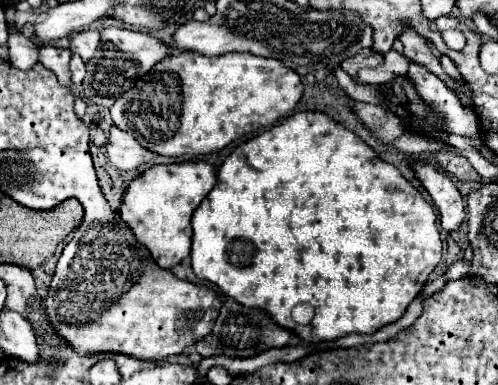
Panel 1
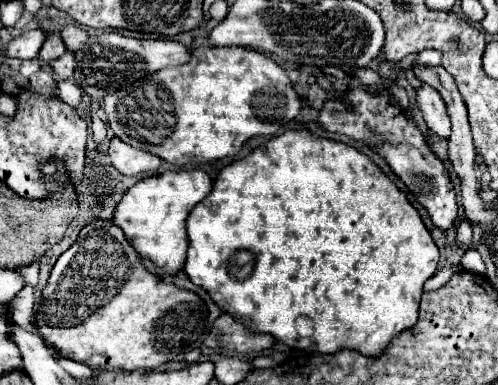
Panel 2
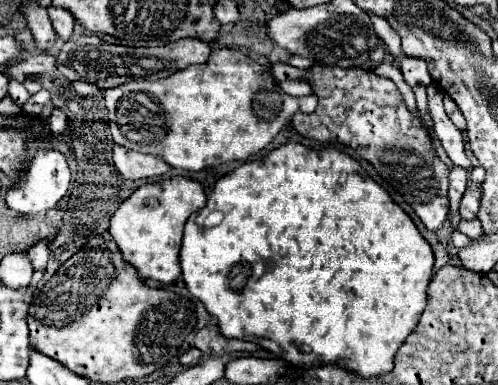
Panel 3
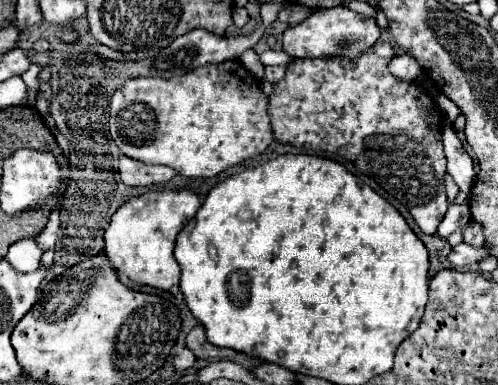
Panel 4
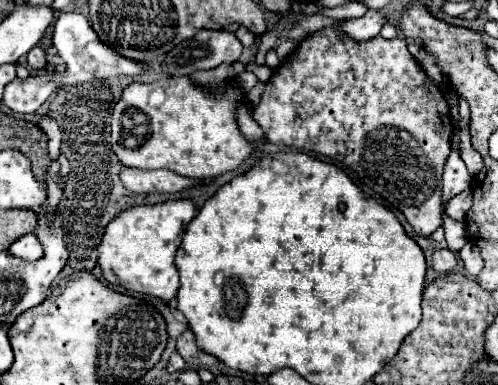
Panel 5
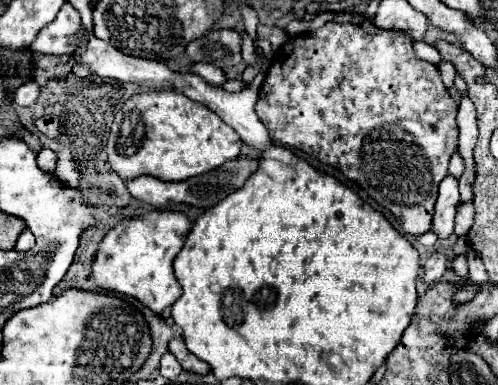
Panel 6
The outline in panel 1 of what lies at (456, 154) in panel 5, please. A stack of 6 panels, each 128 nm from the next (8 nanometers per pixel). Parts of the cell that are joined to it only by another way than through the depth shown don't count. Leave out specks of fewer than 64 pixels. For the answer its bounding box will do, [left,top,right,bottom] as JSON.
[408,62,480,138]

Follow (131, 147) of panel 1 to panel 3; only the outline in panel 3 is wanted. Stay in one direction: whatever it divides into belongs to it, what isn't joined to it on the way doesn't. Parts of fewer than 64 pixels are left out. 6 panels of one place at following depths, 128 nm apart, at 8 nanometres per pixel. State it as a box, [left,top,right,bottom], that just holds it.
[114,146,170,180]

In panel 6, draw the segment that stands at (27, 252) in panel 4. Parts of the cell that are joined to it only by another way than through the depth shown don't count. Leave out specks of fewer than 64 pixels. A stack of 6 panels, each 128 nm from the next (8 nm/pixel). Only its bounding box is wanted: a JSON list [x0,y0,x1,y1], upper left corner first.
[16,230,36,252]

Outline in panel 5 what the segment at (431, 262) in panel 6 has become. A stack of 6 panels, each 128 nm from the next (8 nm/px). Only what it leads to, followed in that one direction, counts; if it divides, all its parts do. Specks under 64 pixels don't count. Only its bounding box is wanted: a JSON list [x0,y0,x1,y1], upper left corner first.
[432,248,458,274]

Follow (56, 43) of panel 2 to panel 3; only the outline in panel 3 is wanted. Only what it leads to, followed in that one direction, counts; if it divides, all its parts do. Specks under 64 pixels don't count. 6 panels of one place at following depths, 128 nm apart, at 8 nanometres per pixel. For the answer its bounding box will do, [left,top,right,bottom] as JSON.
[24,2,56,50]

